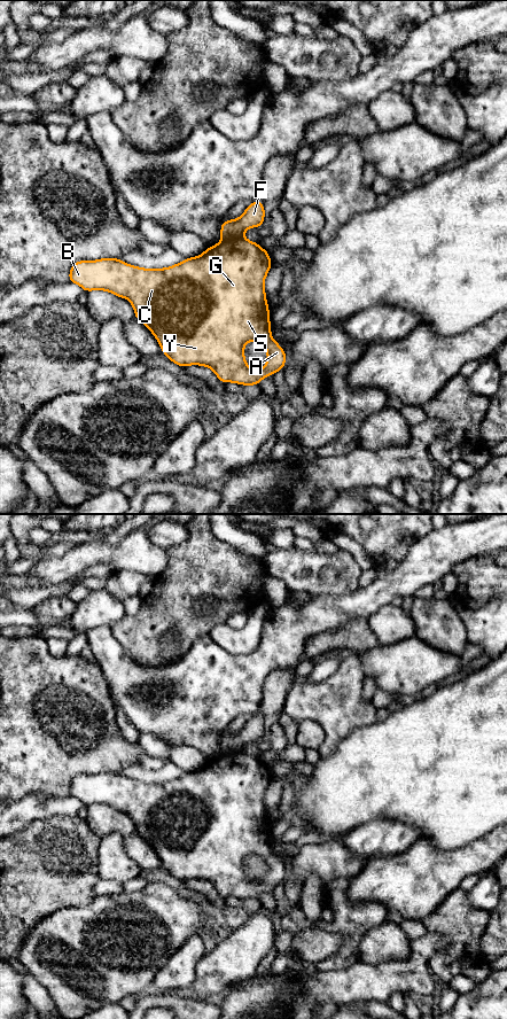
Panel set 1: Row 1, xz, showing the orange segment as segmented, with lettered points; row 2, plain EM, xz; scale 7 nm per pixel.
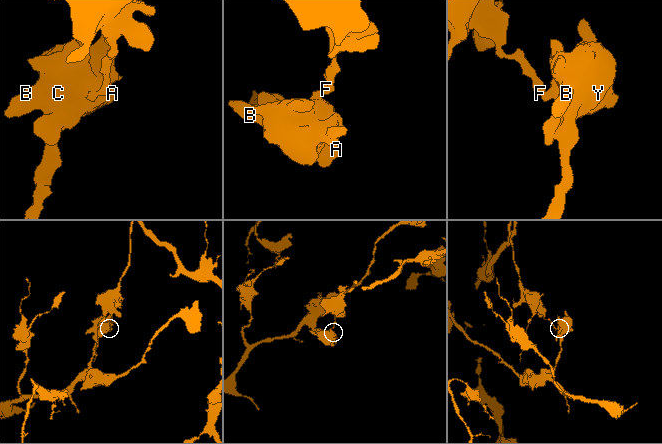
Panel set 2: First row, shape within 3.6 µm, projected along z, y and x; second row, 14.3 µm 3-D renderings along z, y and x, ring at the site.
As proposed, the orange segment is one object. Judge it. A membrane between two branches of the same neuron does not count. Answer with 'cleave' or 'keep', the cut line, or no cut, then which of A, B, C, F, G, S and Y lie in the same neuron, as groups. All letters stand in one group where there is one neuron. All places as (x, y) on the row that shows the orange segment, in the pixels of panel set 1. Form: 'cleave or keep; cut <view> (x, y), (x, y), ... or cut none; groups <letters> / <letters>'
cleave; cut xz (242, 234), (221, 240); groups A B C G S Y / F

